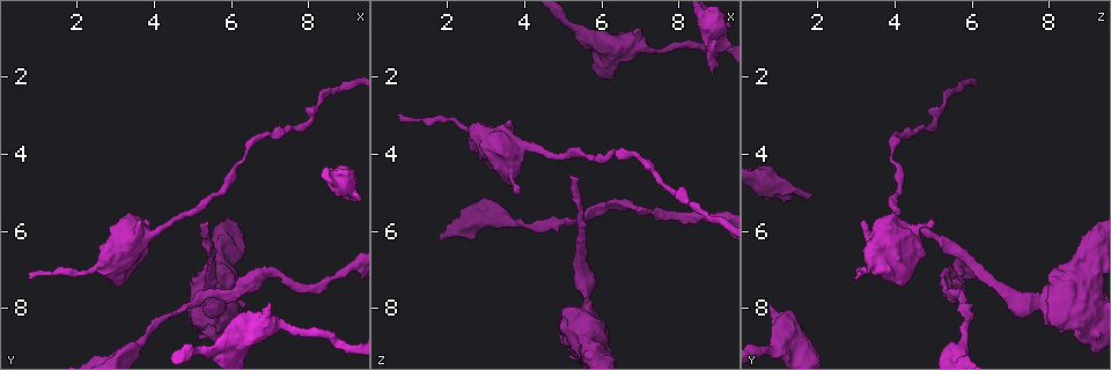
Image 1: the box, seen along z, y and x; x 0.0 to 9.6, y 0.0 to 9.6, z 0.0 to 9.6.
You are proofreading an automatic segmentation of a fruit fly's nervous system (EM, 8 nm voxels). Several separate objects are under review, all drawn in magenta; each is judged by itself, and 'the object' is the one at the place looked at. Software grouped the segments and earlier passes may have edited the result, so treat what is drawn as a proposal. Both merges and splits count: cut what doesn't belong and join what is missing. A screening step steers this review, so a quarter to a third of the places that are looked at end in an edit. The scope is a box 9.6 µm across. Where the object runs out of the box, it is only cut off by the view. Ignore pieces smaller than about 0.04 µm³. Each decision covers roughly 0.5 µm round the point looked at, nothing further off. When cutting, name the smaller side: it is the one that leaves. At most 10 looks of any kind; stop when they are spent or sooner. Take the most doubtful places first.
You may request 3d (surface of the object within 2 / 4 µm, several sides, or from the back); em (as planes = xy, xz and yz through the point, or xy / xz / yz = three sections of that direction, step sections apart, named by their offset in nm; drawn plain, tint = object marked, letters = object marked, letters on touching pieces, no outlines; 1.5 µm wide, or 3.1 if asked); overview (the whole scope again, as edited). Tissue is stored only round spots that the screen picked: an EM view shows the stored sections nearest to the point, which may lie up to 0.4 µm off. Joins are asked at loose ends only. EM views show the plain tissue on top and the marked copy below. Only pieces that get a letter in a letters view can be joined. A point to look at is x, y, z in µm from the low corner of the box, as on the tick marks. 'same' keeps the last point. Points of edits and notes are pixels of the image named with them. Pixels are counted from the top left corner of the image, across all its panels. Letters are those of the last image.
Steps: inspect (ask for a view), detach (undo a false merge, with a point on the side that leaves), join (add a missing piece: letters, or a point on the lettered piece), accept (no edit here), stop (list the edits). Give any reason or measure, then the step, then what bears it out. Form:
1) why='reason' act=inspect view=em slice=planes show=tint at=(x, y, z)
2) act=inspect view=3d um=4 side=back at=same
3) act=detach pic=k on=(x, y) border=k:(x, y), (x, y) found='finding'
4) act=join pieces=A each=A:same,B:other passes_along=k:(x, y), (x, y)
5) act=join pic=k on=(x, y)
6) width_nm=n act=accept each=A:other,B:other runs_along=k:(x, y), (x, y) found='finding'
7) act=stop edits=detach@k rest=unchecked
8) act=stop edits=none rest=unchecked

why='long arm stops here' act=inspect view=3d um=4 at=(5.25, 5.95, 4.60)

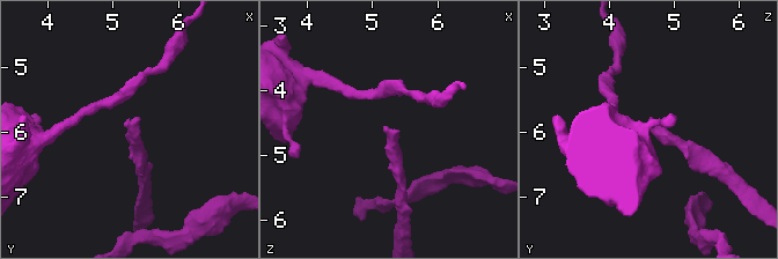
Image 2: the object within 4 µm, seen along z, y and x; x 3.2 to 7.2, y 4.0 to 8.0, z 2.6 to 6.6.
why='need the tissue' act=inspect view=em slice=xz step=8 show=letters at=(5.20, 5.90, 4.50)

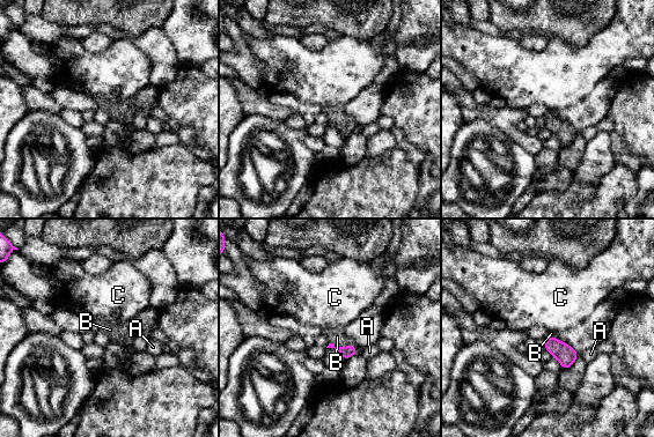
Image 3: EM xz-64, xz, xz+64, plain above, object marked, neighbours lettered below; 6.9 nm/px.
act=join pieces=B each=A:other,B:same,C:other passes_along=3:(345, 352), (342, 347), (337, 336) found='the neuron continues'

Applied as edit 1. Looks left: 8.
act=inspect view=overview

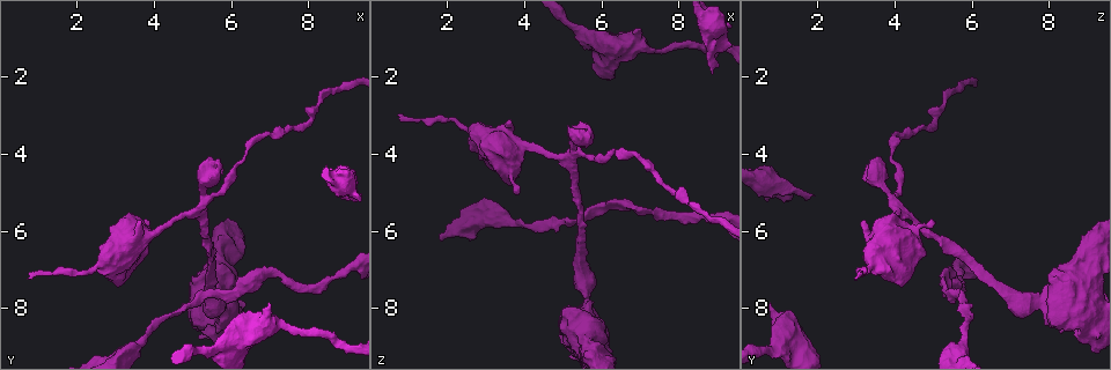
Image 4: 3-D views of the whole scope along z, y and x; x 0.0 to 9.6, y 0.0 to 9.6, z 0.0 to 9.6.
why='abrupt turn' act=inspect view=em slice=xy step=4 show=tint at=(7.05, 7.05, 5.40)

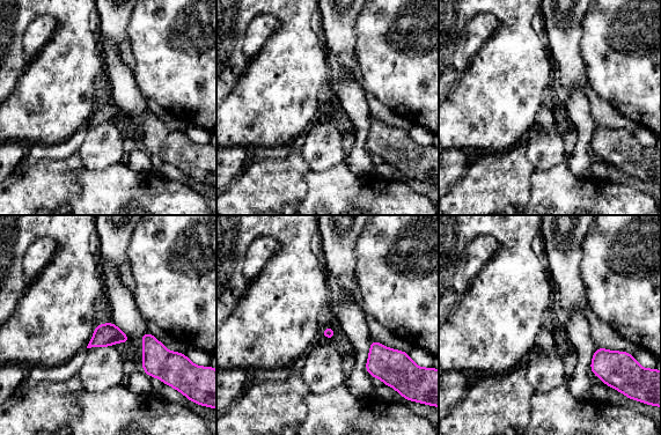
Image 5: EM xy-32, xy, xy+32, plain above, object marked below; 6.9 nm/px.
act=inspect view=em slice=yz step=8 show=letters at=same

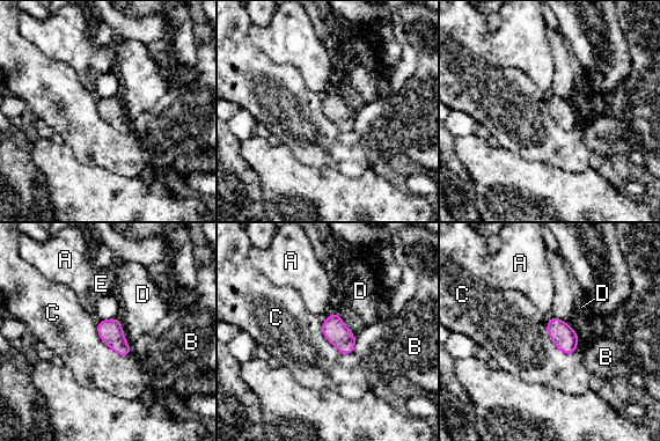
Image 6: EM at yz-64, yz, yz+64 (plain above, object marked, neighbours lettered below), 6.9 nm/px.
act=accept each=A:other,B:other,C:other,D:other,E:other border=6:(96, 323), (105, 344), (132, 352) found='all the same neuron'

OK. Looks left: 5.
act=stop edits=join@3 rest=unchecked

